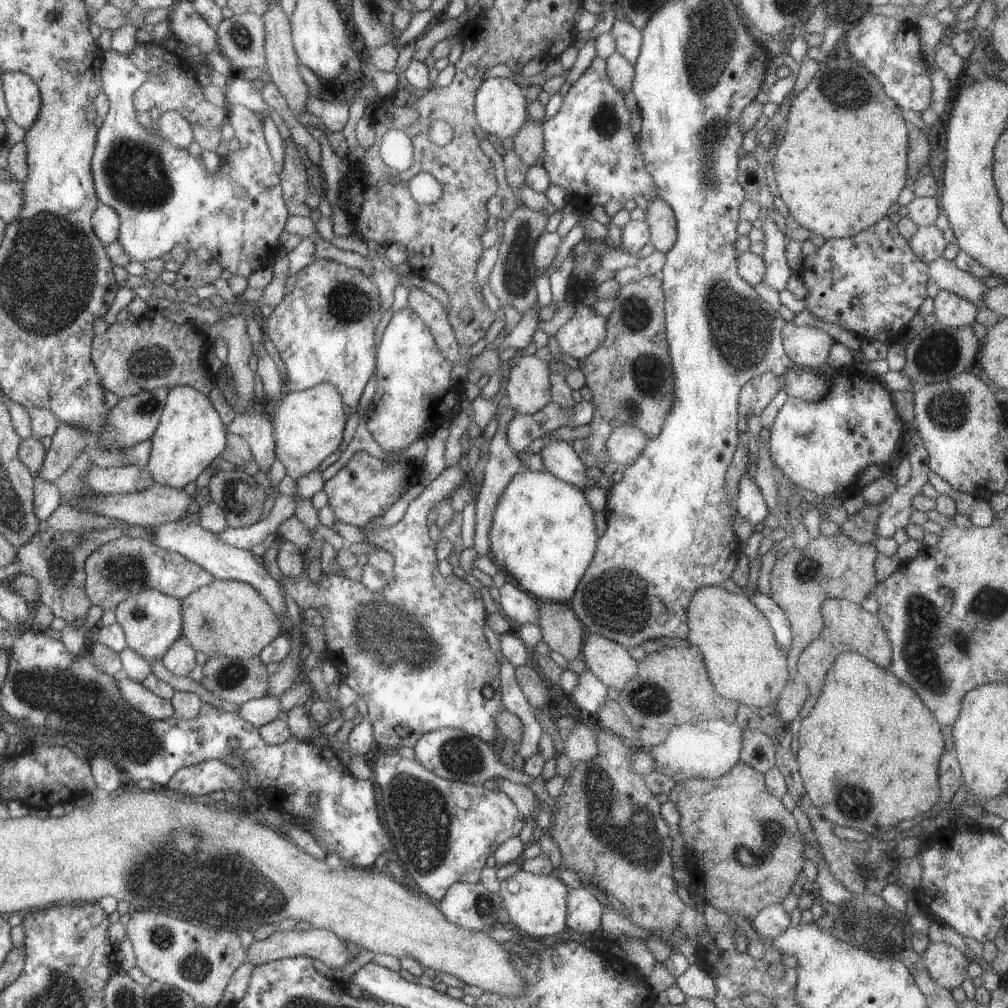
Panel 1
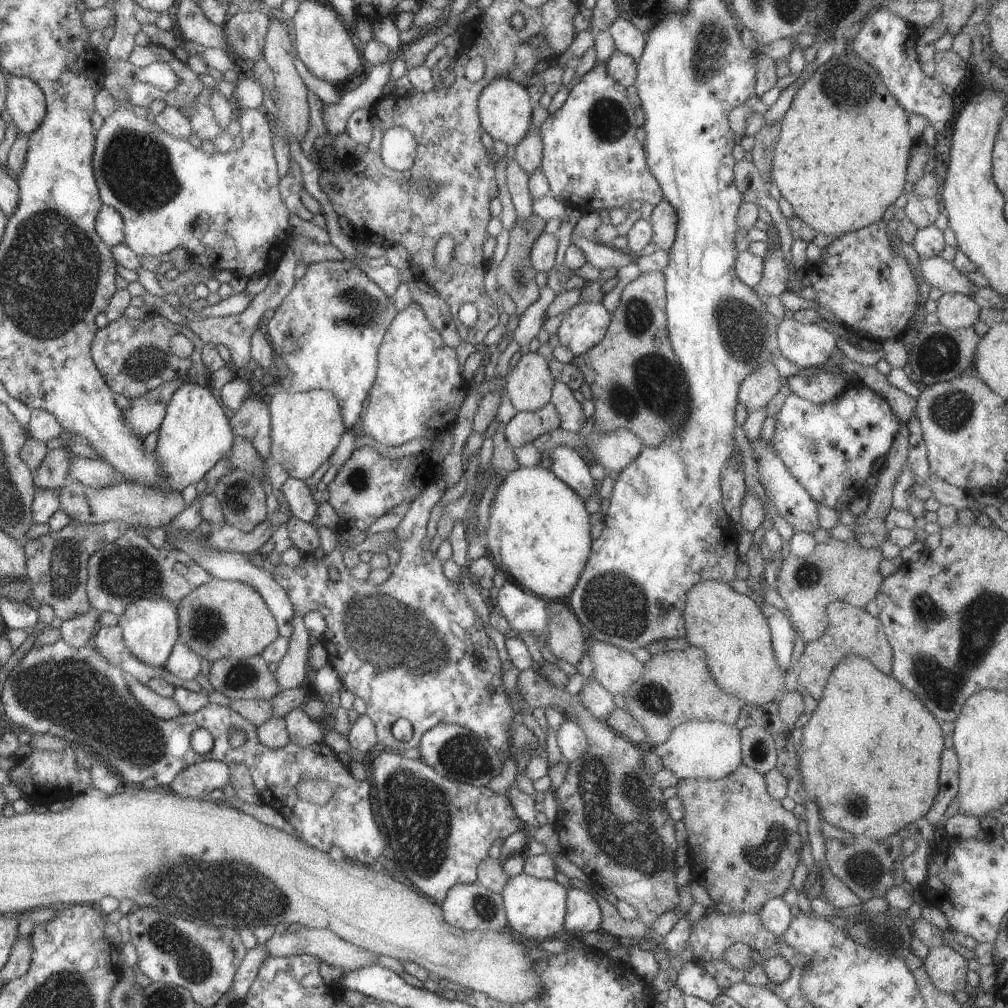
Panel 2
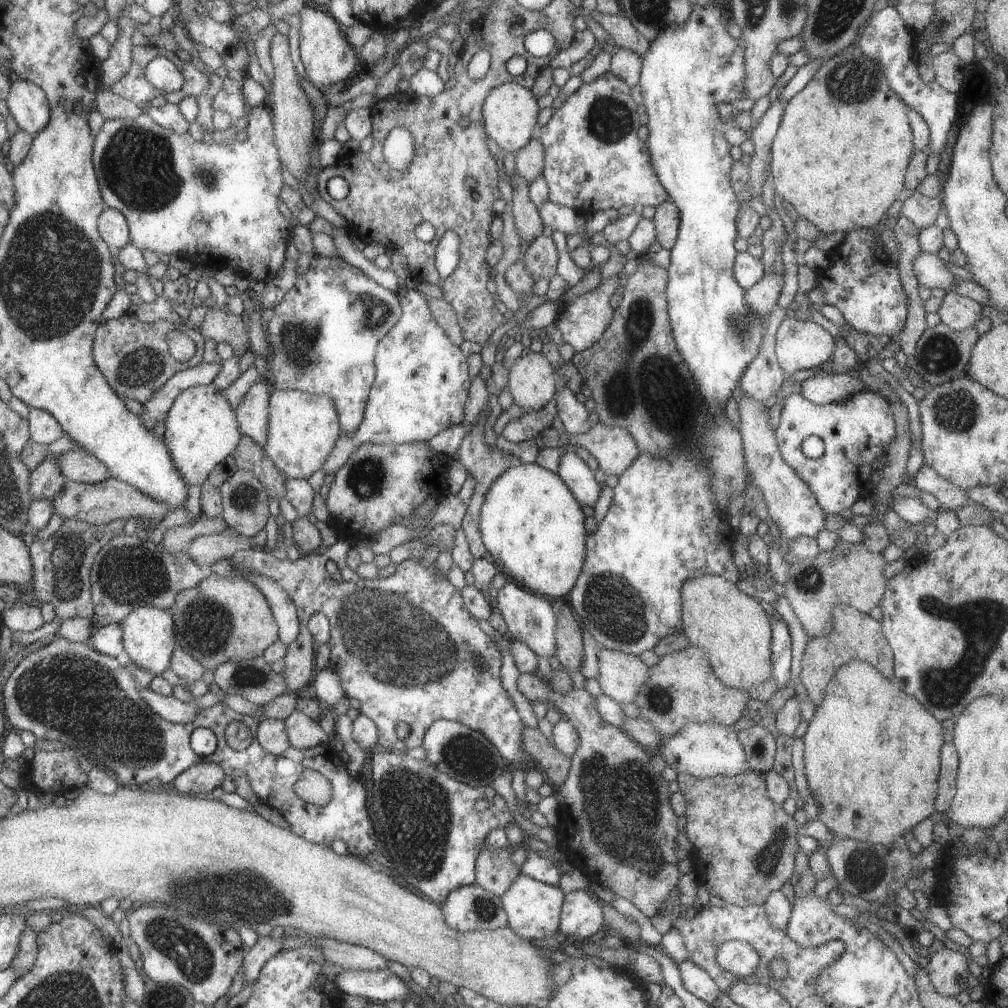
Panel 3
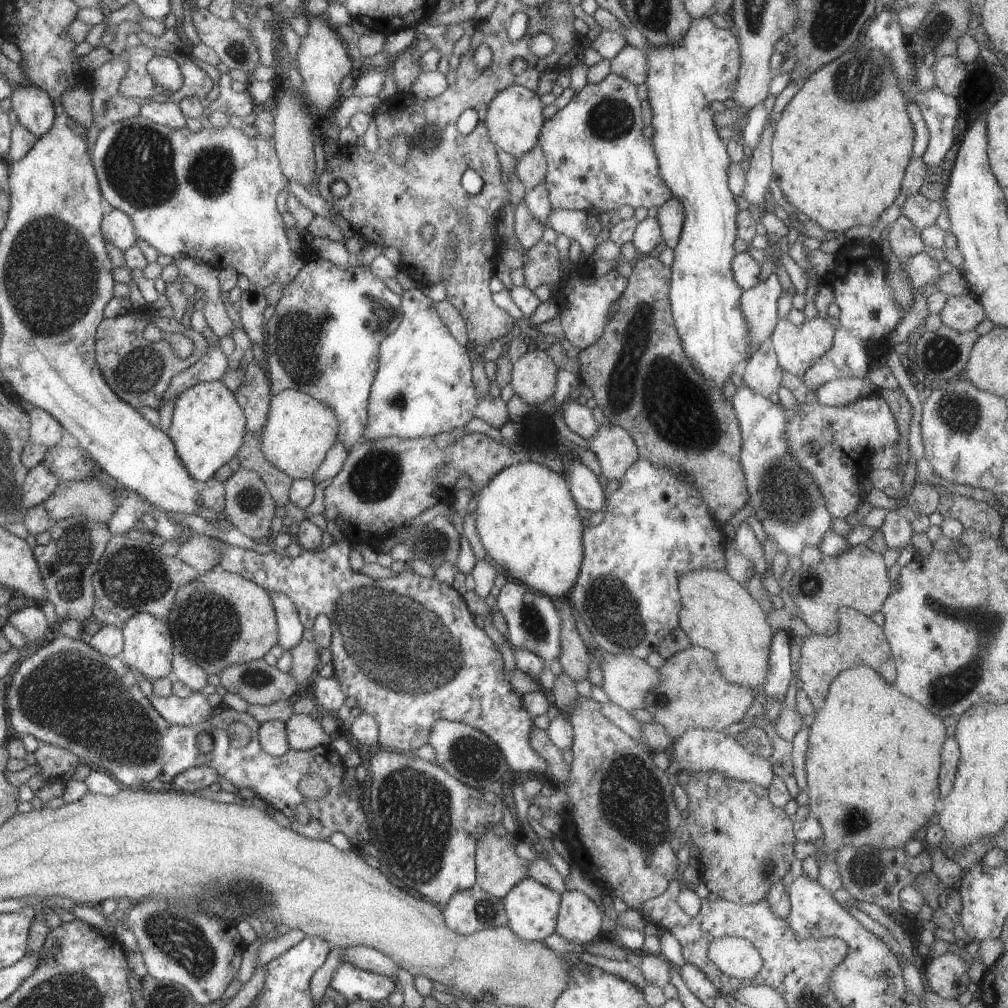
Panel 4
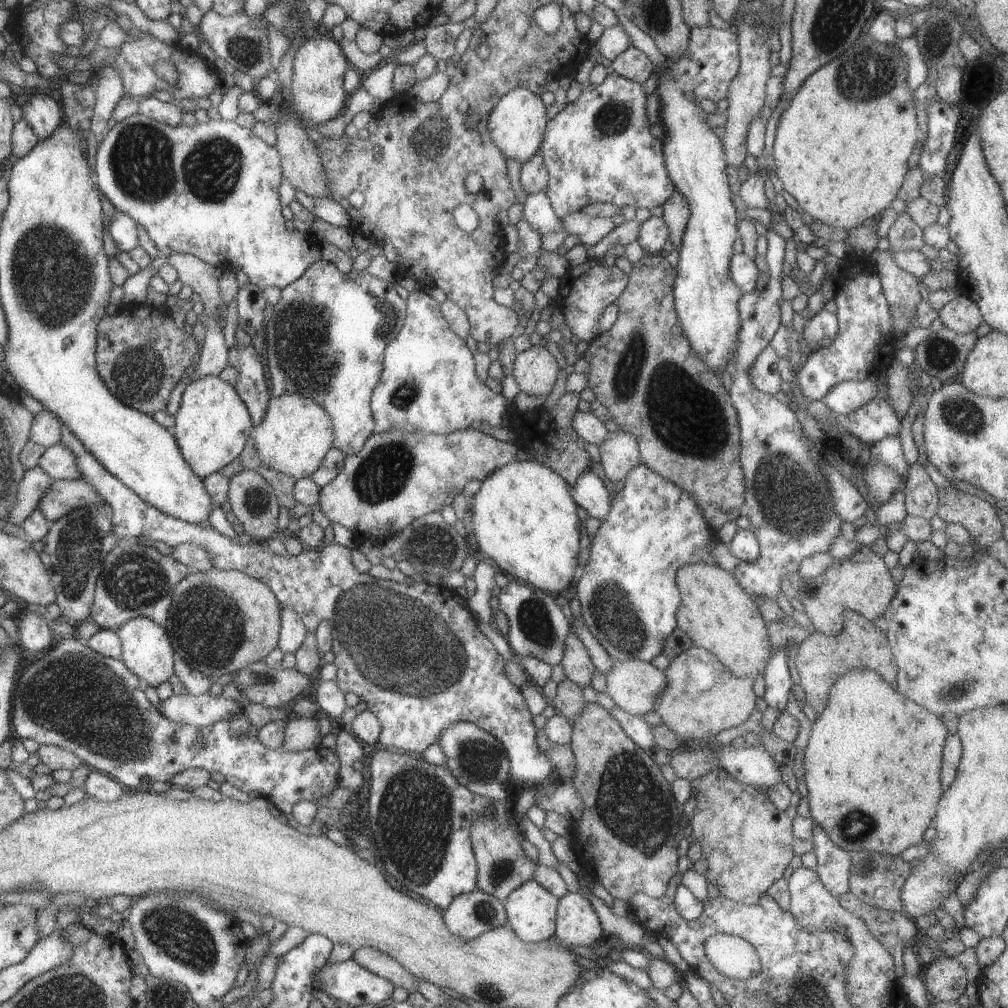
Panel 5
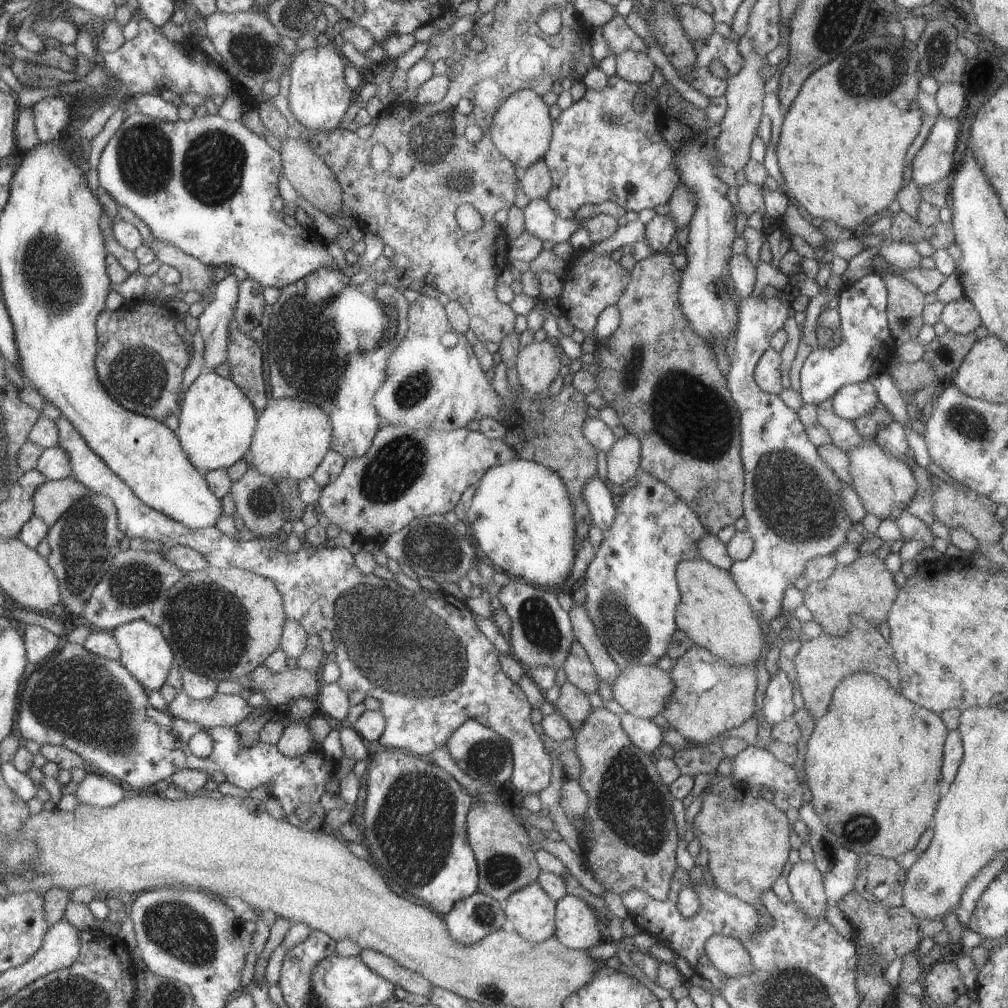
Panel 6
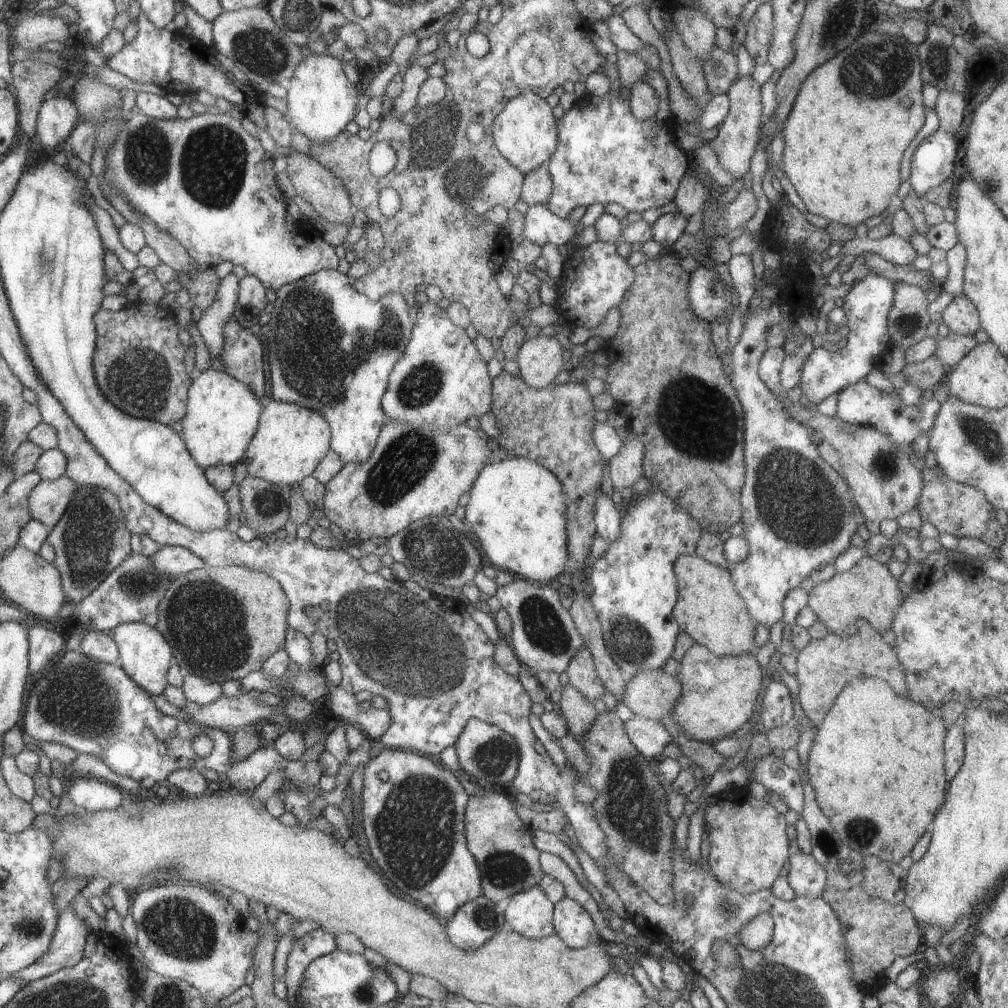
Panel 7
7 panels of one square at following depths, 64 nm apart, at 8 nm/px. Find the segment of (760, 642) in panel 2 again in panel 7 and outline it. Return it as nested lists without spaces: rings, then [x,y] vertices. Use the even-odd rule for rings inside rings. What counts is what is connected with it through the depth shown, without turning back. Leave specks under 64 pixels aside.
[[[681,554],[674,561],[672,570],[678,591],[672,618],[679,629],[694,643],[719,657],[754,653],[755,624],[749,619],[742,599],[734,590],[729,569],[710,564],[695,554]]]

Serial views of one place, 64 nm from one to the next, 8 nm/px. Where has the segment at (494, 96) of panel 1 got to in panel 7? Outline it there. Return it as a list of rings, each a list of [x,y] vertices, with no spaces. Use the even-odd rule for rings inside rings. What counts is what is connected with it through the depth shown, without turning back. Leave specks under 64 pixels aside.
[[[532,91],[523,92],[509,100],[499,112],[492,125],[492,138],[495,149],[501,156],[525,176],[535,171],[541,164],[547,163],[558,144],[552,108]]]

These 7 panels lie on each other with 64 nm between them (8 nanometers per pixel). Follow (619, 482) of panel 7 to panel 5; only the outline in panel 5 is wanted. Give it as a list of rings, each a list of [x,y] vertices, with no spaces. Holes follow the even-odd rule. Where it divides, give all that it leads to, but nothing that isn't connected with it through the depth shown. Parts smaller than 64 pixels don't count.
[[[619,430],[608,432],[608,440],[598,445],[601,456],[601,468],[611,481],[622,481],[626,475],[640,464],[640,455],[636,439],[628,433]]]

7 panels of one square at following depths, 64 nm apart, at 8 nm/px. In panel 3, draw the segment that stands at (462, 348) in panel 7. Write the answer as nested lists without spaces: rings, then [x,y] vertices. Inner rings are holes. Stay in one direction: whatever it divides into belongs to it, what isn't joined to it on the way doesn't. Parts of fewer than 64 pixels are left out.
[[[407,288],[399,299],[401,316],[376,346],[375,376],[368,392],[363,420],[351,436],[340,434],[323,462],[323,472],[337,472],[361,443],[403,444],[428,441],[441,430],[461,424],[470,386],[467,355],[459,350],[429,312],[423,294]]]

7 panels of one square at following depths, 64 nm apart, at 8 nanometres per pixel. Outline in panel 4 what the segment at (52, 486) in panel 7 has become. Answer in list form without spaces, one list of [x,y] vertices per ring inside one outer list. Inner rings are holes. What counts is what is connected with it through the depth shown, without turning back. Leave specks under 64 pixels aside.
[[[89,478],[81,481],[59,481],[42,503],[51,523],[68,518],[86,518],[105,524],[114,512],[112,491]]]

